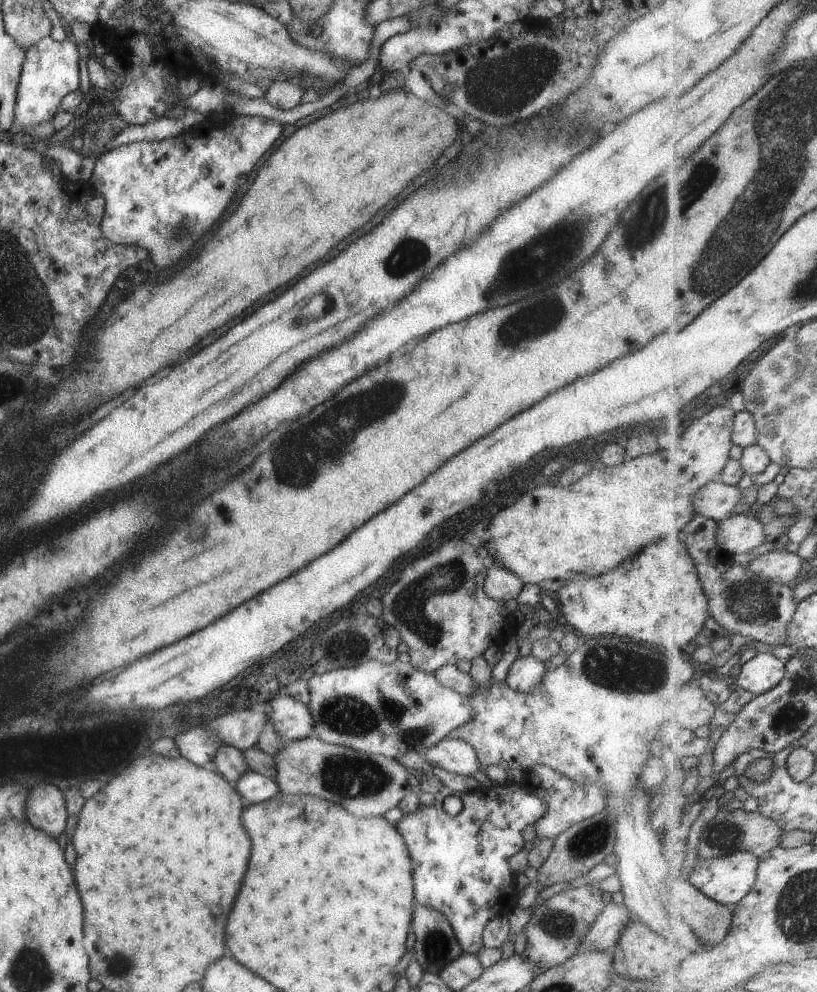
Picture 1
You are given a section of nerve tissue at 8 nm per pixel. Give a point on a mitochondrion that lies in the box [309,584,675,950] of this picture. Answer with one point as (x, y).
(345, 715)

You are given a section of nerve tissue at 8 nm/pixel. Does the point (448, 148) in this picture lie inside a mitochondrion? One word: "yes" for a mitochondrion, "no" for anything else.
no

